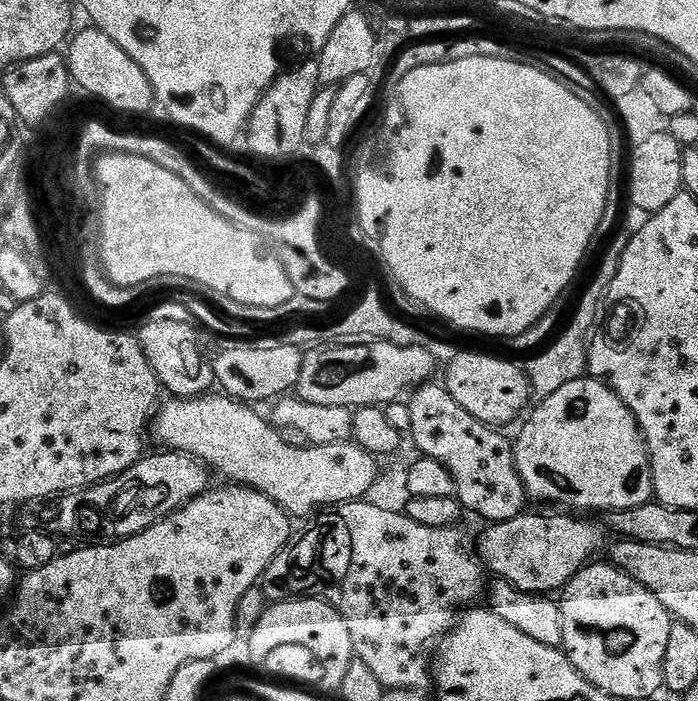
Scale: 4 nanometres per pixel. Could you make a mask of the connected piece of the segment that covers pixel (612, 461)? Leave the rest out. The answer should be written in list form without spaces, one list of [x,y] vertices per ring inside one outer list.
[[[595,378],[571,380],[566,382],[566,386],[562,386],[562,390],[554,390],[554,394],[543,397],[539,403],[519,425],[520,433],[514,436],[512,450],[524,489],[533,501],[565,504],[568,507],[565,509],[575,510],[580,514],[607,514],[637,508],[653,499],[650,454],[644,435],[640,432],[634,414],[624,405],[622,398],[614,394],[609,384]]]

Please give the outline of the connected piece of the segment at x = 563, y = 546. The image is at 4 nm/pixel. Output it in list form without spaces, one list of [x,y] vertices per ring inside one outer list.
[[[521,514],[497,524],[489,523],[485,527],[488,529],[480,536],[480,544],[478,540],[480,562],[493,577],[514,585],[520,592],[559,593],[603,546],[605,529],[601,525],[600,529],[598,525],[591,524],[588,521],[591,519],[577,518],[572,514],[528,515]]]

